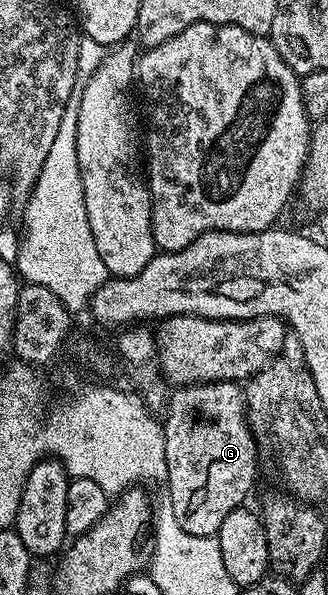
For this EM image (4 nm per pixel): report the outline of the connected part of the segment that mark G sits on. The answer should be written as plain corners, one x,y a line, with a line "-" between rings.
219,380
209,384
185,384
177,387
168,397
168,411
163,413
162,423
164,426
164,441
166,442
166,462
168,463
168,478
166,487
172,497
170,503
174,510
176,524
186,530
186,534
195,536
215,536
222,526
222,521
226,519
226,514
230,514
234,509
241,507
244,500
252,492
252,487
256,484
256,448
258,441
252,435
252,429
248,427
248,414
244,406
244,393
239,383
231,380

